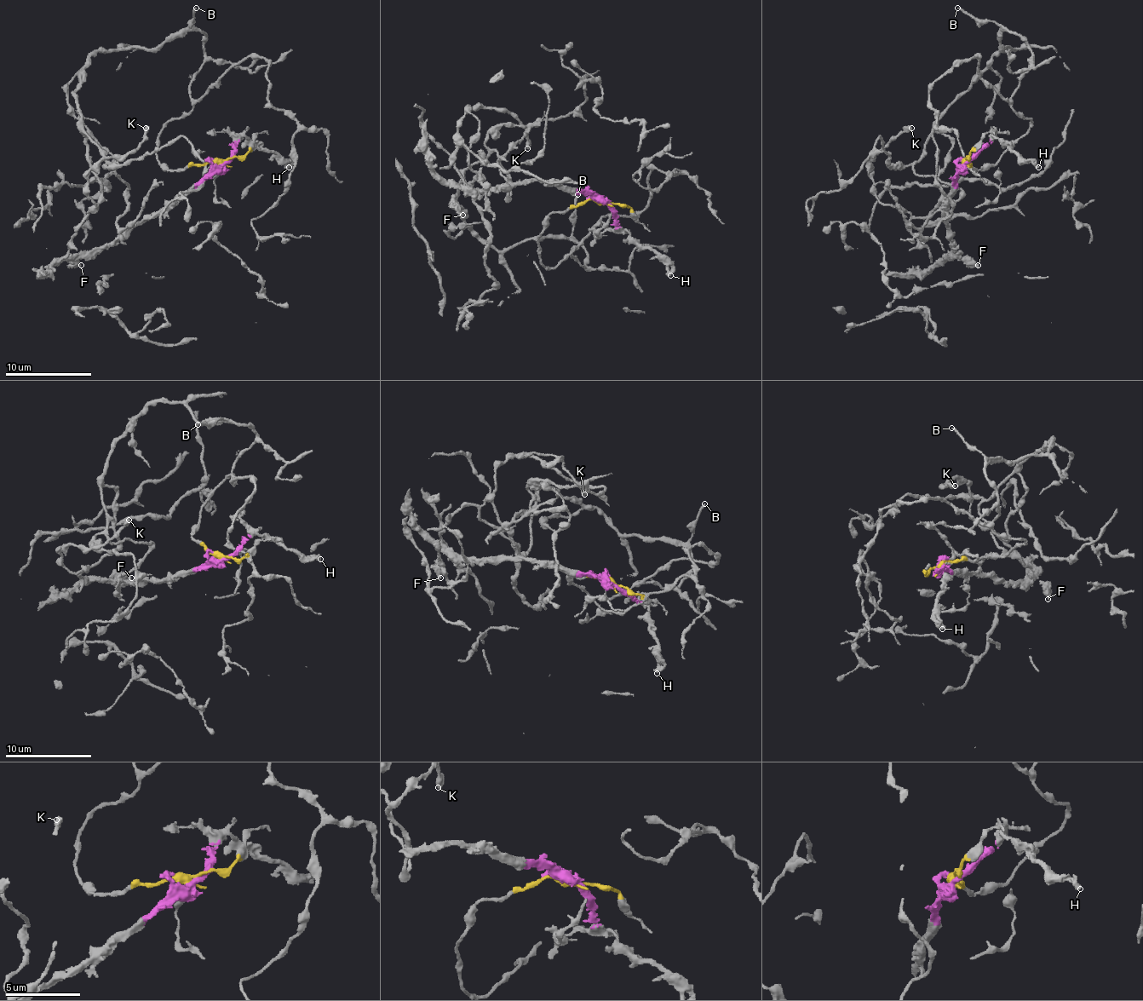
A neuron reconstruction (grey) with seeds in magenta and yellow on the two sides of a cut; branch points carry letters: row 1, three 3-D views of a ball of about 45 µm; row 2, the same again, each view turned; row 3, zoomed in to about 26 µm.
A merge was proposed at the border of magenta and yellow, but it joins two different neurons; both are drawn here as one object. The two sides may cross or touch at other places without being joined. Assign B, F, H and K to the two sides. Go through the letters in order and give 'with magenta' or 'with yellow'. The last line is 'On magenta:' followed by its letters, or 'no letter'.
B: with yellow
F: with magenta
H: with magenta
K: with yellow
On magenta: F, H

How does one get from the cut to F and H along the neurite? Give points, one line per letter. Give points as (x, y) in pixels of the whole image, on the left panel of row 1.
F: (221, 163), (157, 211), (135, 221), (109, 244), (92, 248), (72, 258), (81, 265)
H: (221, 163), (243, 138), (249, 138), (288, 168)

